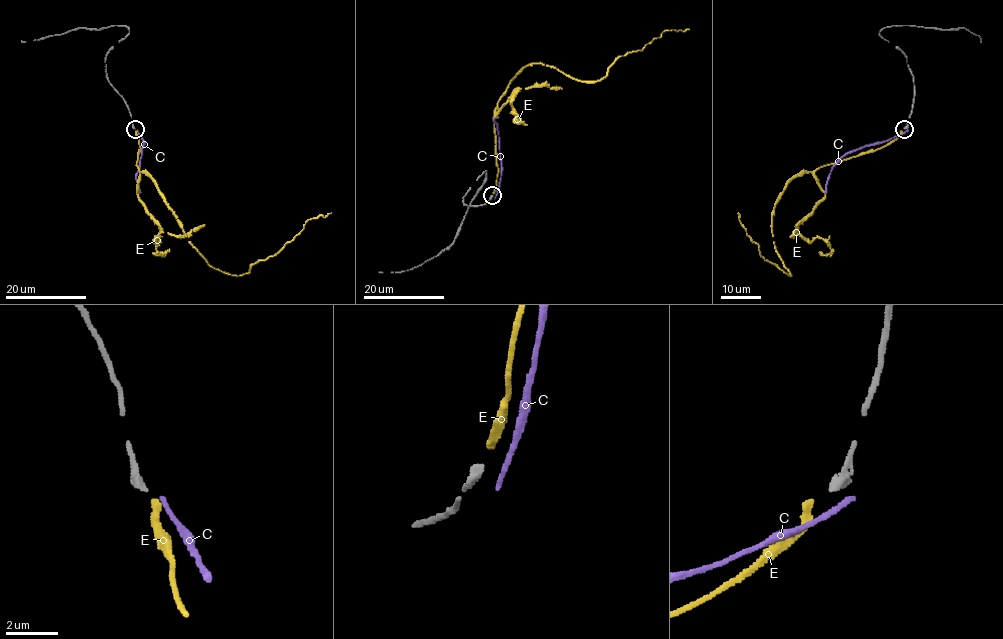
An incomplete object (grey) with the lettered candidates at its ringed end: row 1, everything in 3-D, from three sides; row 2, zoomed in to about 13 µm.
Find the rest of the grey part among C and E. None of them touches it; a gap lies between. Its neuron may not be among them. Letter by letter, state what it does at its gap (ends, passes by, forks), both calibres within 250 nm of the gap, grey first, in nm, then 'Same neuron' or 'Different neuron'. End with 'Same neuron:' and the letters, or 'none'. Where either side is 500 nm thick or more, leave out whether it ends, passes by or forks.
C: It ends there. Thickness 320 nm (grey) against 220 nm. Different neuron
E: It ends there. Thickness 320 nm (grey) against 320 nm. Same neuron
Same neuron: E

